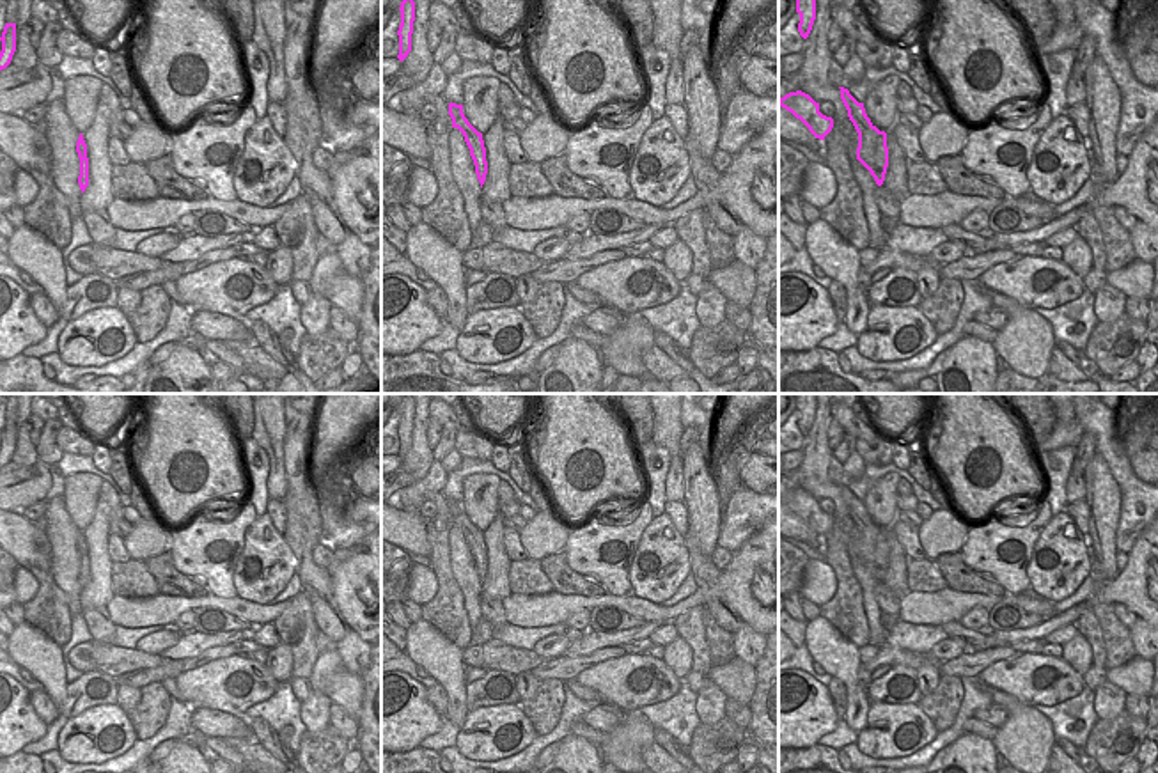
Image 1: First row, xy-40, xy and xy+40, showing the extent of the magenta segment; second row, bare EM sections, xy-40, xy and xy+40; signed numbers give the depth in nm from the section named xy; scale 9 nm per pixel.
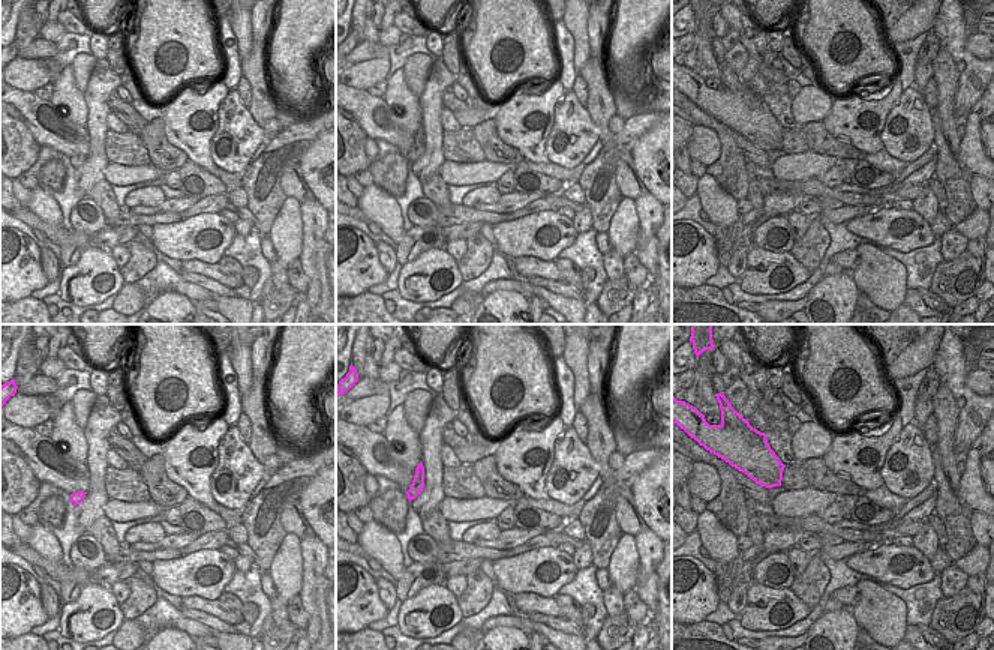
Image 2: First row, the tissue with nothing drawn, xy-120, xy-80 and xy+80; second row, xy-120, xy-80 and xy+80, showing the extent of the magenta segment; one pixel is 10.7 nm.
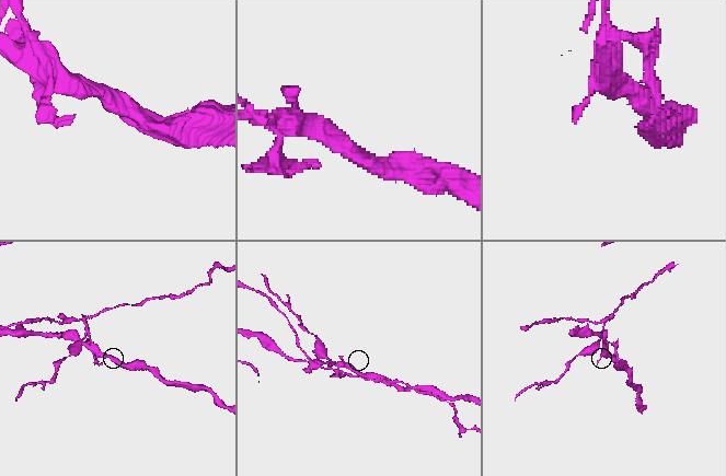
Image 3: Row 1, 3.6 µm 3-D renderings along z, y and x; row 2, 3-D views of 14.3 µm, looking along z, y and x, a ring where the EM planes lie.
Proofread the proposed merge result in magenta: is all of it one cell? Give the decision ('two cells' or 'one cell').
two cells

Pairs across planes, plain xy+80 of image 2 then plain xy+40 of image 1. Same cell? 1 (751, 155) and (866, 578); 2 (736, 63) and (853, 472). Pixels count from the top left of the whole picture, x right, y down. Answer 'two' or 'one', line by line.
1: two
2: one

